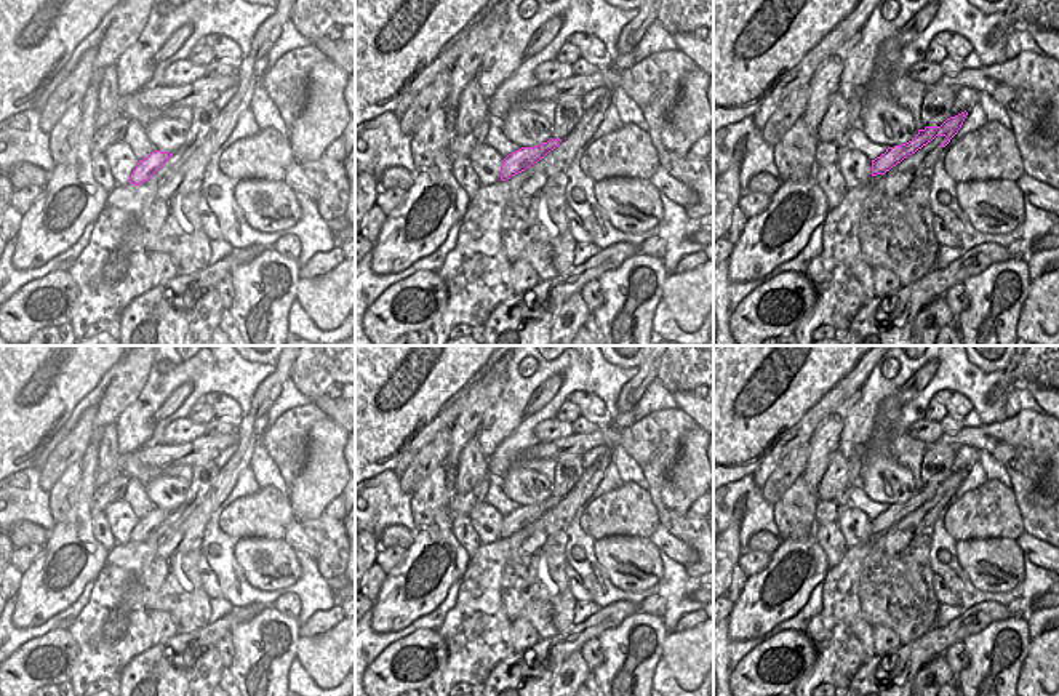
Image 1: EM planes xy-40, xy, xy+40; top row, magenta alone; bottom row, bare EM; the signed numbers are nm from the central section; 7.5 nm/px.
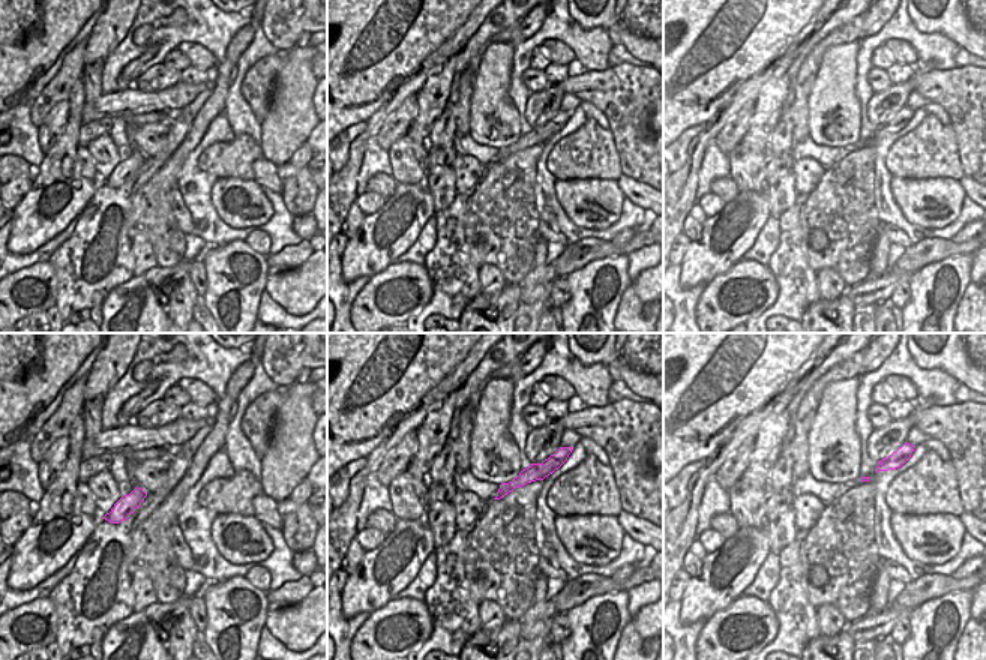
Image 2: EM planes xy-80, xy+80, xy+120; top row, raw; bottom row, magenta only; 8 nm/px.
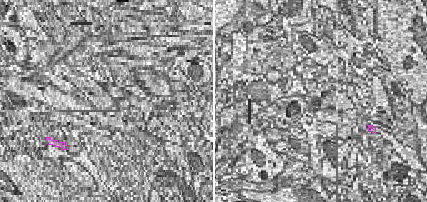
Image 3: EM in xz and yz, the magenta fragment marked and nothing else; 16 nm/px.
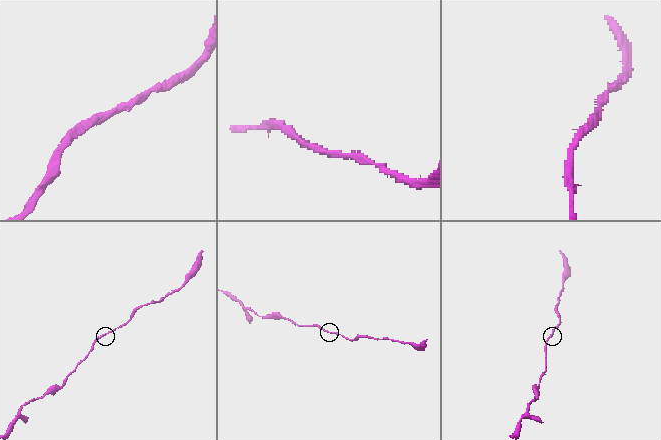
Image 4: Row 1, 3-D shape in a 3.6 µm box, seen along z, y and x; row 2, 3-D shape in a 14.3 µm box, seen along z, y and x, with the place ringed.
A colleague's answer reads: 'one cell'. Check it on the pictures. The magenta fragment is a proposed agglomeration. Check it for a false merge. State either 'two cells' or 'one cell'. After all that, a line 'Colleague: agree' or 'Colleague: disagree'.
one cell
Colleague: agree

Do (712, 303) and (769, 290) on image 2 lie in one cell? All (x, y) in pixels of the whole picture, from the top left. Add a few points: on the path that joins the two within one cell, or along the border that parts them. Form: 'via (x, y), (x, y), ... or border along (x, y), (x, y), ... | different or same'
via (721, 285), (736, 276), (755, 279) | same

